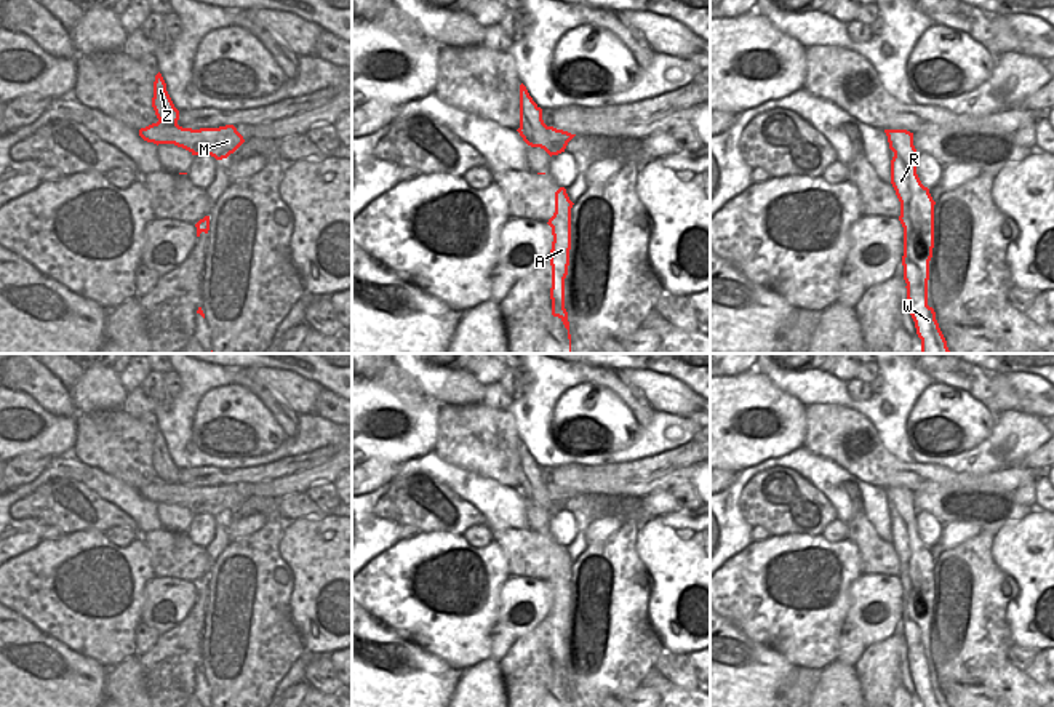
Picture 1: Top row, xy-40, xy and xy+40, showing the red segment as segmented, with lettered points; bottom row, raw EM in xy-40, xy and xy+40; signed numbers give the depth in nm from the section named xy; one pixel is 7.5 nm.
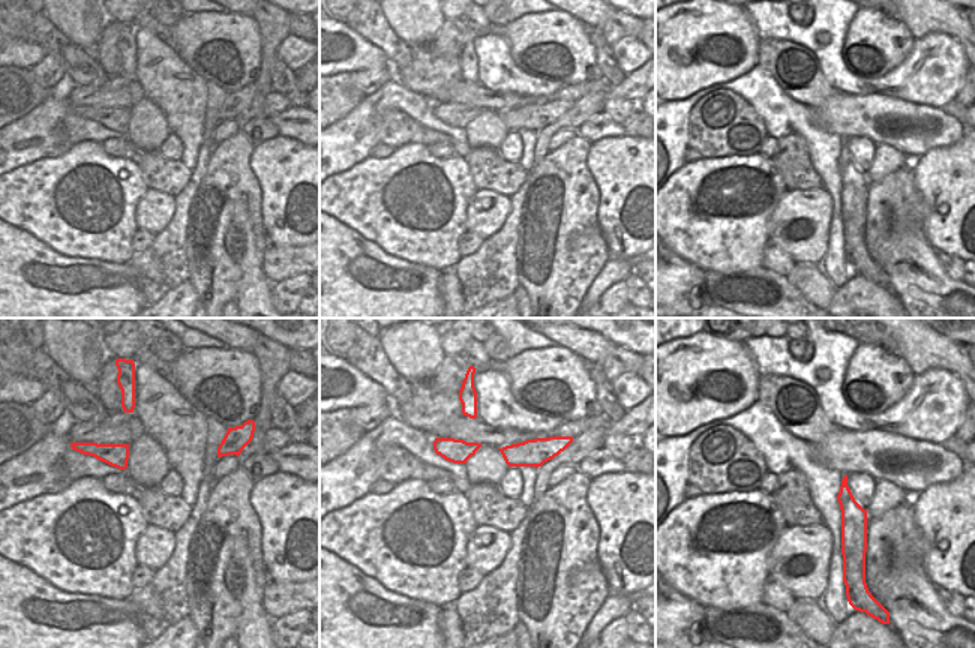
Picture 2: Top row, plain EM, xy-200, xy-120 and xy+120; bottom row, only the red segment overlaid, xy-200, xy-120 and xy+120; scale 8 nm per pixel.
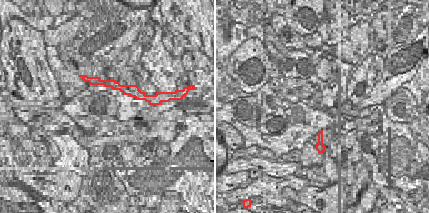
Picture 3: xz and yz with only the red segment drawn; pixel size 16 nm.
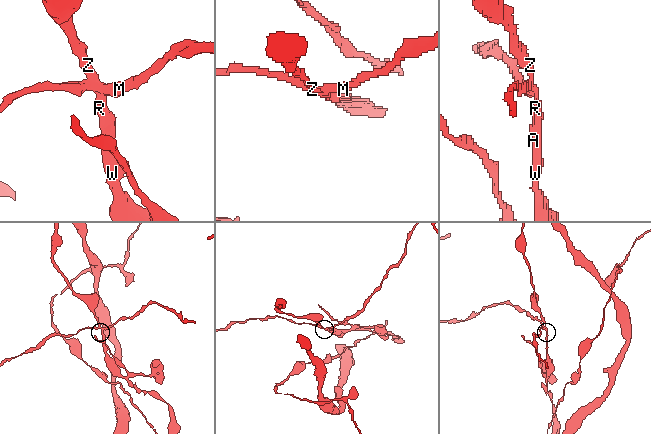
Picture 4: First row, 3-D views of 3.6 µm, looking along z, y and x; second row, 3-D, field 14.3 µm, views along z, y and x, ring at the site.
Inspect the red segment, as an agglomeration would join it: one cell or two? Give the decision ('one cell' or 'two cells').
two cells

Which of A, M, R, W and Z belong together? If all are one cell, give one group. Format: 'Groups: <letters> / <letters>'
Groups: A R W Z / M

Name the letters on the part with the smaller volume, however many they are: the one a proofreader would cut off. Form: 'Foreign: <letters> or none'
Foreign: M

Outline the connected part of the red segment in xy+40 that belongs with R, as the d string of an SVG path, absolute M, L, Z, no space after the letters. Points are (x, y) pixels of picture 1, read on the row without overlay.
M884 488L889 507L894 510L891 518L891 542L900 560L899 579L904 585L904 638L907 641L907 657L910 673L915 680L916 693L921 697L921 707L948 707L947 699L936 678L936 670L928 664L929 619L934 606L934 563L929 547L924 545L916 533L916 507L913 491L907 488Z

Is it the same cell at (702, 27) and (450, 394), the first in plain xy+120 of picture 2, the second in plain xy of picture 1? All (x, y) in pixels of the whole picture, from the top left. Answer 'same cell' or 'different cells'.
different cells

